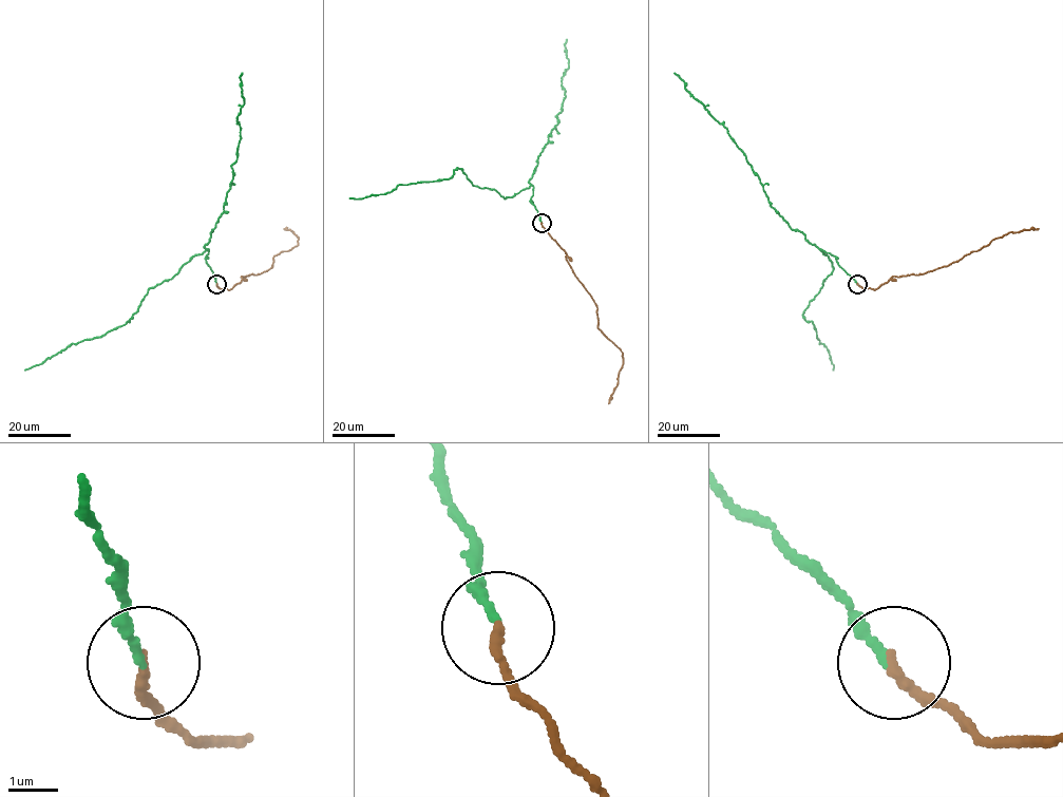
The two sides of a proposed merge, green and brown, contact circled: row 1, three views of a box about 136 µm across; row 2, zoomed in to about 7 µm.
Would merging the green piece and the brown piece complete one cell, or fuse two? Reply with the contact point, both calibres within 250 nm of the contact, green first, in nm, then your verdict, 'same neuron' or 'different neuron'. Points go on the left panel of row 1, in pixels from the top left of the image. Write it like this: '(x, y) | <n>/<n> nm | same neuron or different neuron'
(216, 284) | 180/200 nm | same neuron

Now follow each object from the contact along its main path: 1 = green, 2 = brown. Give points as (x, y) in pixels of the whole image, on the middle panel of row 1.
1: (542, 222), (530, 202), (531, 186), (504, 198), (473, 186), (456, 168), (449, 178), (349, 198)
2: (542, 222), (565, 251), (572, 272), (595, 305), (598, 328), (622, 353), (618, 384), (608, 403)

